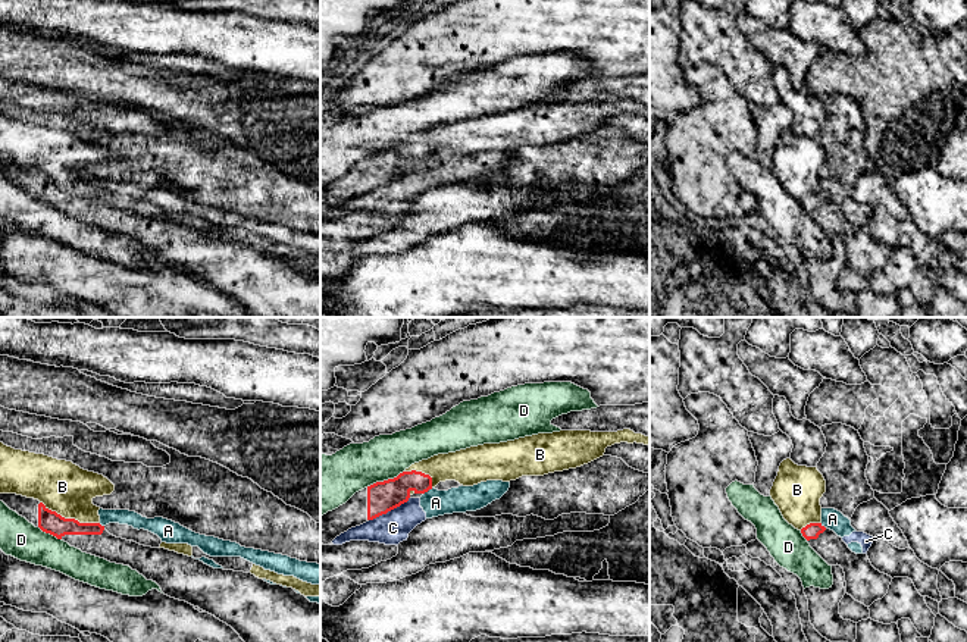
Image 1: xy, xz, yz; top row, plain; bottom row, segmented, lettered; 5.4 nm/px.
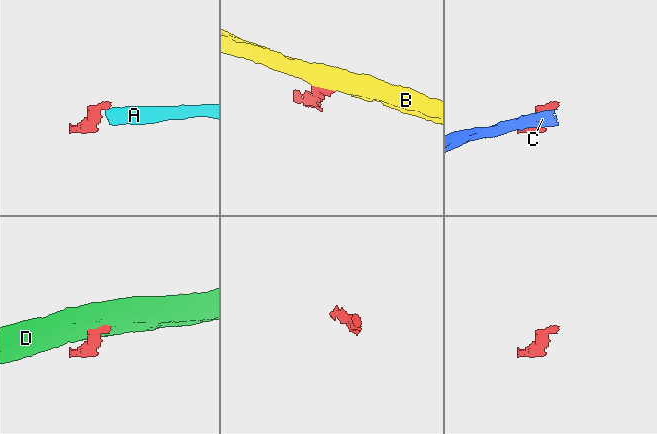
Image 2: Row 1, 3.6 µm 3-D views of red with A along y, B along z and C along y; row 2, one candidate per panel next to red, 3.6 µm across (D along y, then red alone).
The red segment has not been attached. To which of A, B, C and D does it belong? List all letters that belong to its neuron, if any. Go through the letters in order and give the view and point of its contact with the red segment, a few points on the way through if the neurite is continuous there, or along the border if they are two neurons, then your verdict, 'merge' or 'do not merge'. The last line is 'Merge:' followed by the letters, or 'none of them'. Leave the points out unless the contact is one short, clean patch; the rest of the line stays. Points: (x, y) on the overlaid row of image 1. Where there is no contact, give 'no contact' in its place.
A: meets red in xz at (428, 489); border along xz (432, 488), (423, 494); do not merge
B: meets red in xy at (69, 519); border along xy (40, 501), (65, 517), (99, 523); do not merge
C: meets red in xz at (390, 510); border along xz (409, 497), (398, 506), (369, 520); do not merge
D: meets red in xz at (384, 481); border along xz (403, 470), (393, 478), (376, 481), (366, 487); do not merge
Merge: none of them

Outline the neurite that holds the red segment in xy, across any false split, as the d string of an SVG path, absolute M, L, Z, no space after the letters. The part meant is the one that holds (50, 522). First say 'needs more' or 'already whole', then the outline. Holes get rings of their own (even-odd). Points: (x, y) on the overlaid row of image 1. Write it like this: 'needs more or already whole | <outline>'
needs more | M0 494L0 501L71 547L129 566L156 582L165 595L198 607L231 626L244 642L320 642L320 604L310 602L292 588L116 538L100 523L65 519L34 498Z

